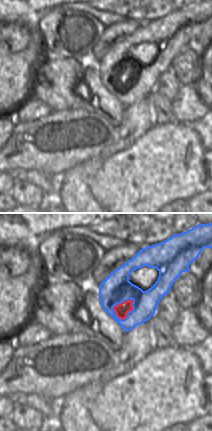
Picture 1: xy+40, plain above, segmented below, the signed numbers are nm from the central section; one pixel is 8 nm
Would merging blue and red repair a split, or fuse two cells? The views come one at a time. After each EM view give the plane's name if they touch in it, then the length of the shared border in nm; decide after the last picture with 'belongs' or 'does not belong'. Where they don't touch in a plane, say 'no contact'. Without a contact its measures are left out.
xy+40 | 200 nm

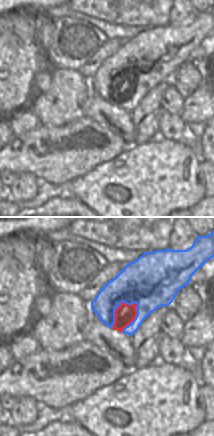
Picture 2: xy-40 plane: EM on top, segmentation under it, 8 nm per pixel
xy-40 | 280 nm

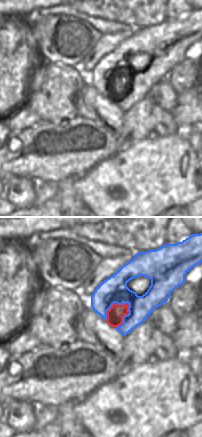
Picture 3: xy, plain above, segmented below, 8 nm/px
xy | 240 nm

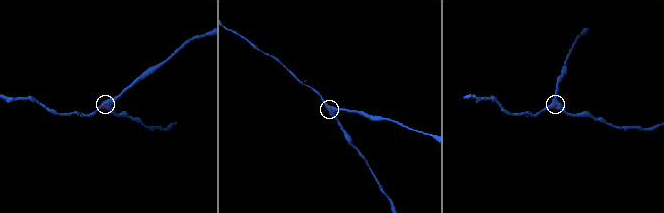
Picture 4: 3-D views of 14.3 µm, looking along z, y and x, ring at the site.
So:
belongs

